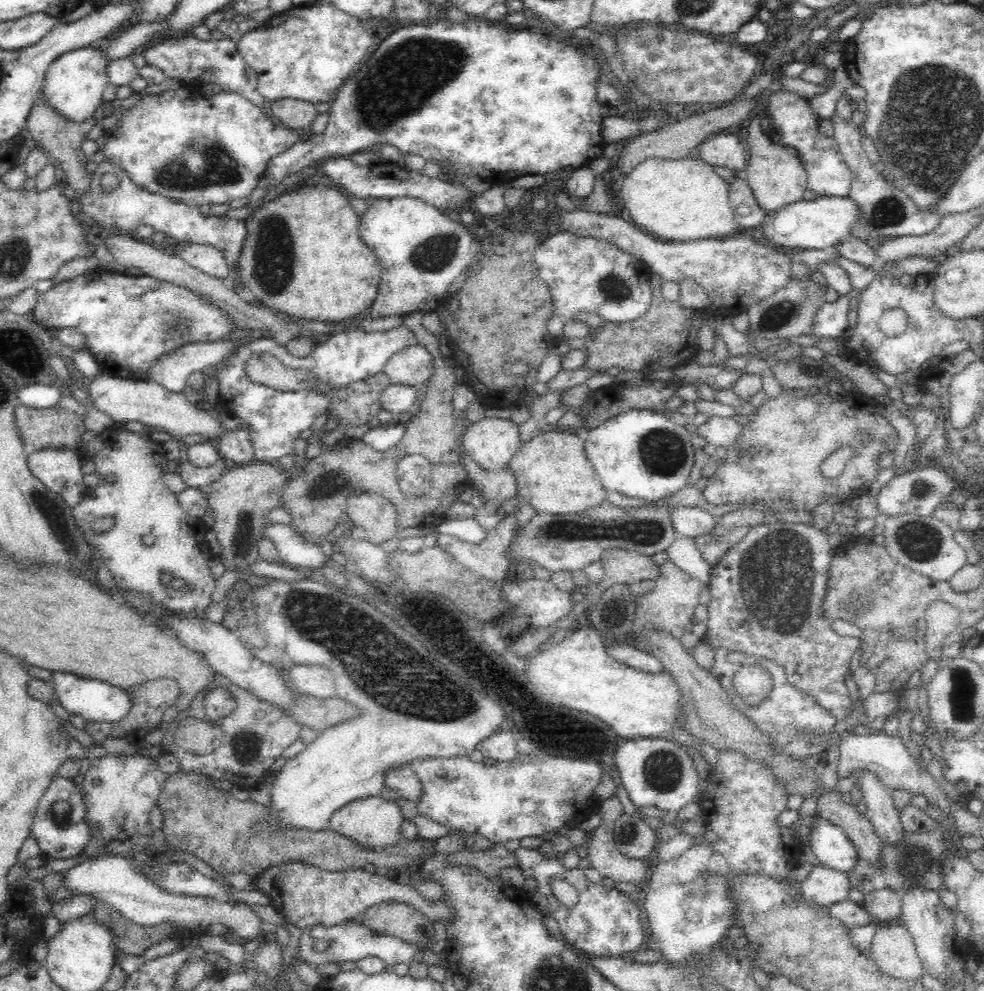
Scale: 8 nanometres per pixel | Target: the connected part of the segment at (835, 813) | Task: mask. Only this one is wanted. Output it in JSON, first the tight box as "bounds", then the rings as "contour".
{"bounds":[816,790,882,868],"contour":[[[822,790],[822,794],[816,798],[816,814],[842,828],[848,840],[854,844],[858,856],[866,858],[874,868],[878,868],[882,838],[876,834],[876,828],[868,818],[862,818],[852,804],[842,800],[842,794],[836,790]]]}

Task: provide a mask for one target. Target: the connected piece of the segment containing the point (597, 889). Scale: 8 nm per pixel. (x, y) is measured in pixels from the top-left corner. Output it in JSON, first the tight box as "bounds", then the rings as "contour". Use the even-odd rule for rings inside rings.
{"bounds":[514,848,644,958],"contour":[[[518,848],[514,852],[516,866],[520,870],[532,868],[534,880],[538,882],[538,896],[550,900],[550,914],[560,926],[560,934],[564,942],[568,944],[570,952],[578,952],[582,956],[602,956],[602,958],[622,958],[624,952],[640,952],[644,944],[644,922],[640,918],[640,908],[630,896],[622,896],[616,890],[606,890],[600,884],[592,884],[584,870],[572,868],[568,870],[564,866],[564,856],[566,854],[556,854],[556,856],[546,856],[540,850],[528,850],[528,848]],[[548,878],[560,878],[574,886],[574,890],[580,894],[580,902],[574,910],[566,910],[556,898],[552,888],[548,886]]]}

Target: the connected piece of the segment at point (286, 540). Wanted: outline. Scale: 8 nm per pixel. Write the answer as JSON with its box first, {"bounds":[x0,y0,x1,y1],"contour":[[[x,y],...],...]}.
{"bounds":[266,524,324,570],"contour":[[[266,524],[266,540],[272,542],[280,554],[280,560],[292,568],[306,566],[310,570],[324,568],[324,554],[320,546],[306,542],[292,526],[286,524]]]}

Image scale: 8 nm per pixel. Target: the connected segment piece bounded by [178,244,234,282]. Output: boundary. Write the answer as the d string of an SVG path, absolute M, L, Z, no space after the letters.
M192 244L186 248L180 248L178 252L180 258L184 258L190 266L206 272L208 276L216 276L220 280L230 282L232 280L232 270L228 268L228 262L224 260L222 252L214 246L206 246L206 244Z

